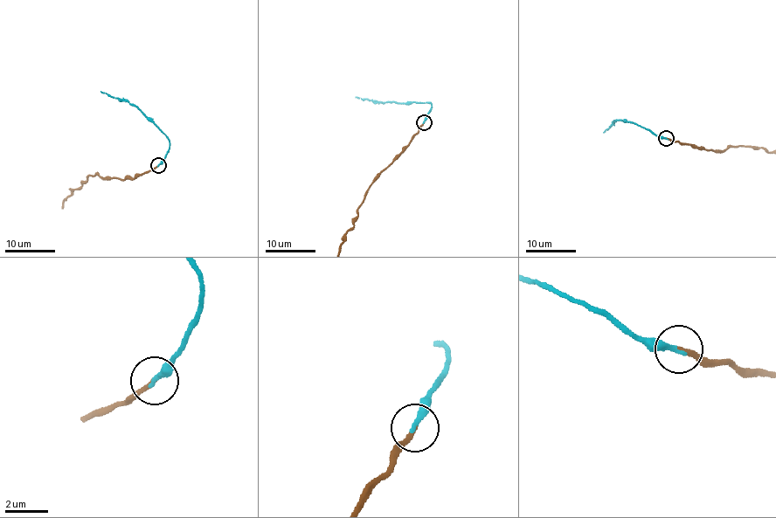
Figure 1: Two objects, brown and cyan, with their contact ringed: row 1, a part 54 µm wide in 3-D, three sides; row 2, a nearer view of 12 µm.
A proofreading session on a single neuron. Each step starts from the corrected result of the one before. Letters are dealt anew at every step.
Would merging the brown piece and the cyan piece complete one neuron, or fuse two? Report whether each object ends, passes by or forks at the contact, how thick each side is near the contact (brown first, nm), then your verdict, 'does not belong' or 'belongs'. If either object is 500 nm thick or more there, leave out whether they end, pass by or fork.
brown ends | cyan ends | 220/260 nm | belongs

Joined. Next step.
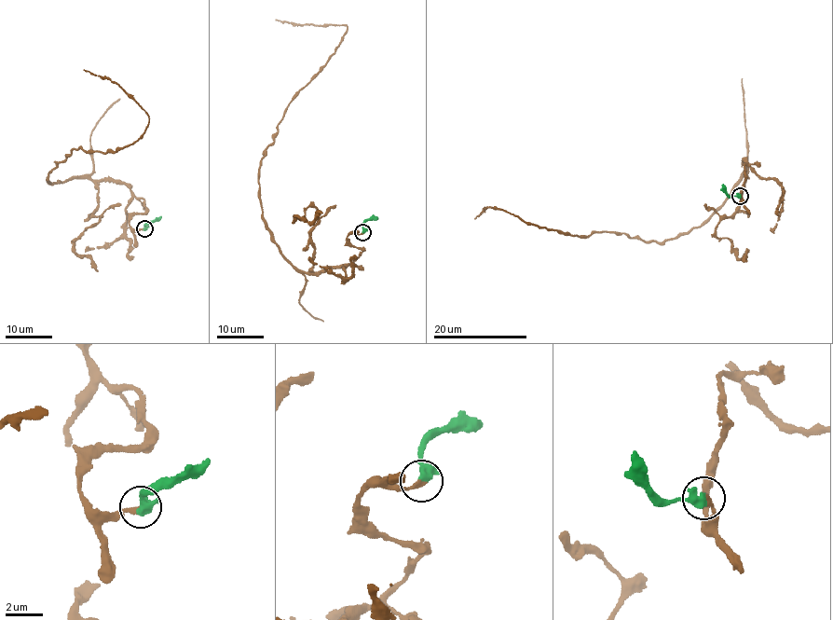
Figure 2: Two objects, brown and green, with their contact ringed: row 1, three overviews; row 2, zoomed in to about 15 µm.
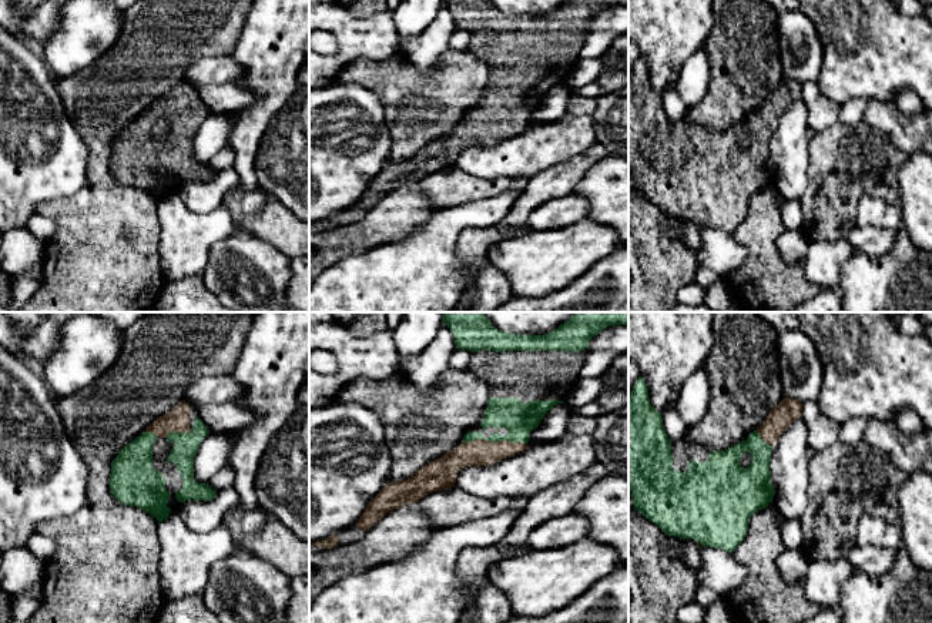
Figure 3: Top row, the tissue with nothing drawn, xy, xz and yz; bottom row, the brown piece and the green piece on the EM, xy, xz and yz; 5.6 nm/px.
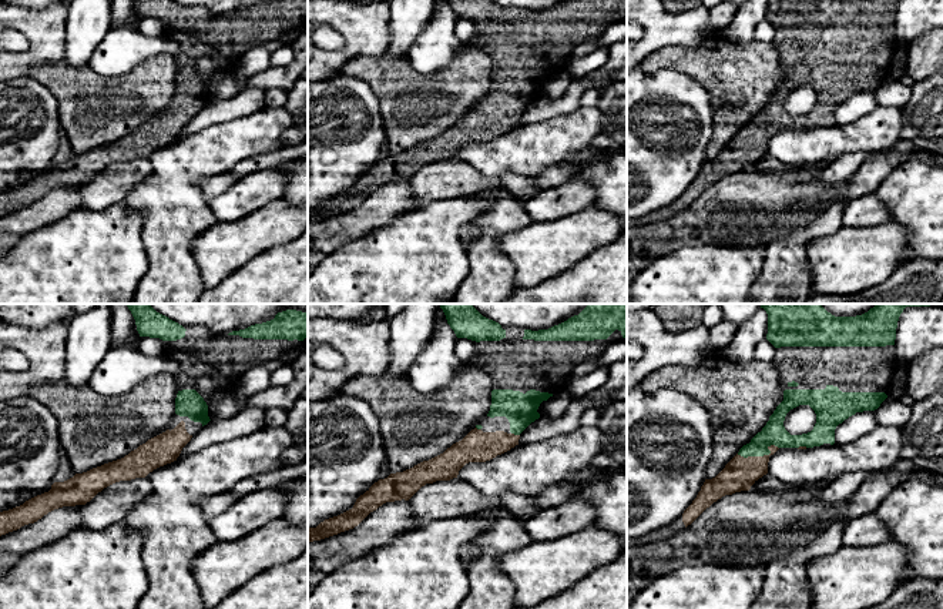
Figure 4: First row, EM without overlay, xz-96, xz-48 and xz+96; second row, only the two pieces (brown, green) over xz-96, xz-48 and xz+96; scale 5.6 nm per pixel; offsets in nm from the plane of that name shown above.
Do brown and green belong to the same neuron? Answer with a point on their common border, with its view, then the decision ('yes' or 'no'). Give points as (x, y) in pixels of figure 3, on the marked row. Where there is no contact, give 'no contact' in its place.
xz (495, 442) | yes

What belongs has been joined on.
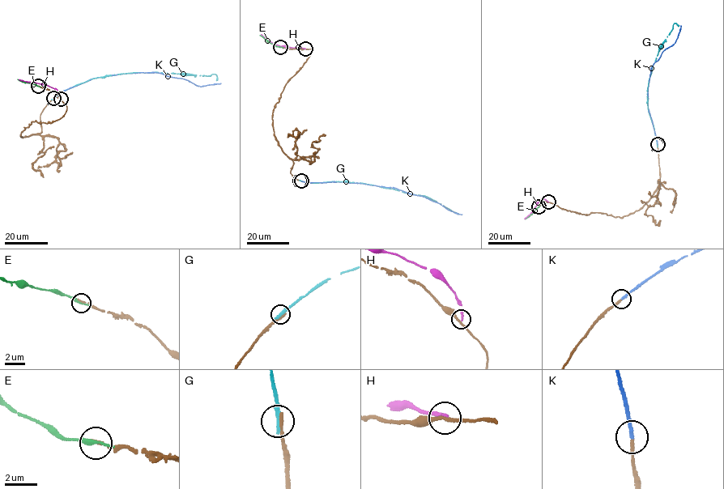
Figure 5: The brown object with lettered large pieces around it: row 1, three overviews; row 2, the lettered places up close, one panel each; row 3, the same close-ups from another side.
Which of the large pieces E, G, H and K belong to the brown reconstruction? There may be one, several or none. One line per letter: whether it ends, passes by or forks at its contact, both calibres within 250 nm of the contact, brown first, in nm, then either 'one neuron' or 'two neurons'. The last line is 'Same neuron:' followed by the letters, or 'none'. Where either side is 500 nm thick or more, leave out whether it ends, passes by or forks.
E: it ends there; 190 nm thick on the brown side, 320 nm on the other; two neurons
G: it ends there; 240 nm thick on the brown side, 320 nm on the other; two neurons
H: it ends there; 200 nm thick on the brown side, 200 nm on the other; two neurons
K: it ends there; 180 nm thick on the brown side, 220 nm on the other; one neuron
Same neuron: K

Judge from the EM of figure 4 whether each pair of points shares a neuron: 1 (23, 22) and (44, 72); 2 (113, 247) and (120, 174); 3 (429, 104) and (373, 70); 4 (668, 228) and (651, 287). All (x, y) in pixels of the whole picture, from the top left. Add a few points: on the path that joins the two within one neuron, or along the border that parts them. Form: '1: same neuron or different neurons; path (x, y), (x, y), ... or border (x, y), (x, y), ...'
1: different neurons; border (63, 57), (54, 62), (40, 62), (29, 74)
2: different neurons; border (123, 200), (104, 208), (84, 210)
3: same neuron; path (415, 103), (388, 76)
4: different neurons; border (691, 244), (683, 244), (657, 256), (641, 271)

